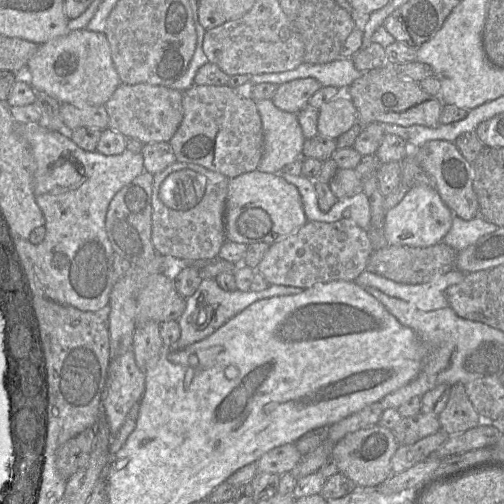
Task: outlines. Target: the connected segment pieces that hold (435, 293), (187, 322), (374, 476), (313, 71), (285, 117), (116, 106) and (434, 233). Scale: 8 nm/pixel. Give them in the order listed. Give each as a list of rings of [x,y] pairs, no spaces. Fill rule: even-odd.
[[[366,269],[354,281],[362,286],[373,286],[388,296],[394,296],[414,304],[423,311],[437,310],[448,306],[446,290],[461,282],[464,272],[452,269],[427,283],[405,284],[390,280]]]
[[[214,278],[202,279],[197,291],[185,299],[185,310],[178,319],[181,336],[174,348],[184,349],[207,338],[228,320],[257,300],[279,295],[298,294],[303,290],[303,288],[294,286],[270,285],[267,289],[260,291],[228,291],[221,288]]]
[[[375,424],[348,433],[331,449],[338,470],[350,478],[356,487],[375,487],[385,482],[392,474],[392,457],[399,447],[393,430]]]
[[[349,58],[349,59],[337,59],[325,64],[302,63],[297,68],[286,72],[252,75],[250,82],[254,85],[263,83],[272,83],[276,85],[281,85],[283,83],[287,83],[296,79],[314,78],[321,83],[322,87],[333,86],[339,89],[346,89],[357,78],[361,76],[361,73],[365,72],[358,71],[355,68],[352,59]]]
[[[271,99],[255,102],[264,134],[264,151],[257,169],[280,173],[287,164],[303,158],[302,148],[306,139],[297,114],[280,110]]]
[[[121,84],[105,104],[108,128],[143,144],[168,142],[183,118],[182,98],[183,91],[167,86]]]
[[[414,186],[410,188],[396,206],[386,212],[384,232],[387,243],[413,247],[428,247],[442,242],[442,239],[451,228],[452,221],[453,213],[444,203],[435,188]]]

